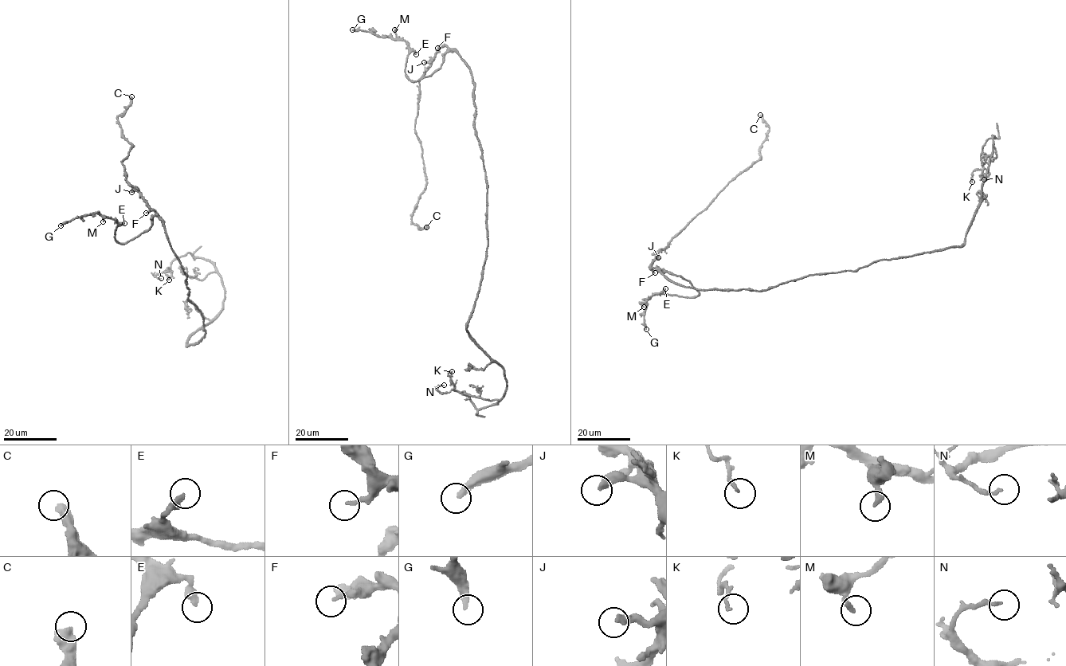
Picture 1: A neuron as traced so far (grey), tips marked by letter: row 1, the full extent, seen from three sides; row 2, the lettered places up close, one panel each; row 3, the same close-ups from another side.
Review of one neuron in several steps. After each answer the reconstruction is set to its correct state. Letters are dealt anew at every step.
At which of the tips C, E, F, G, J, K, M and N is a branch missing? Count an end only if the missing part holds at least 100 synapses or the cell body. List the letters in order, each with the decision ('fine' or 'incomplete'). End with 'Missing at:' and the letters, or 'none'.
C: fine
E: fine
F: fine
G: incomplete
J: fine
K: fine
M: fine
N: fine
Missing at: G

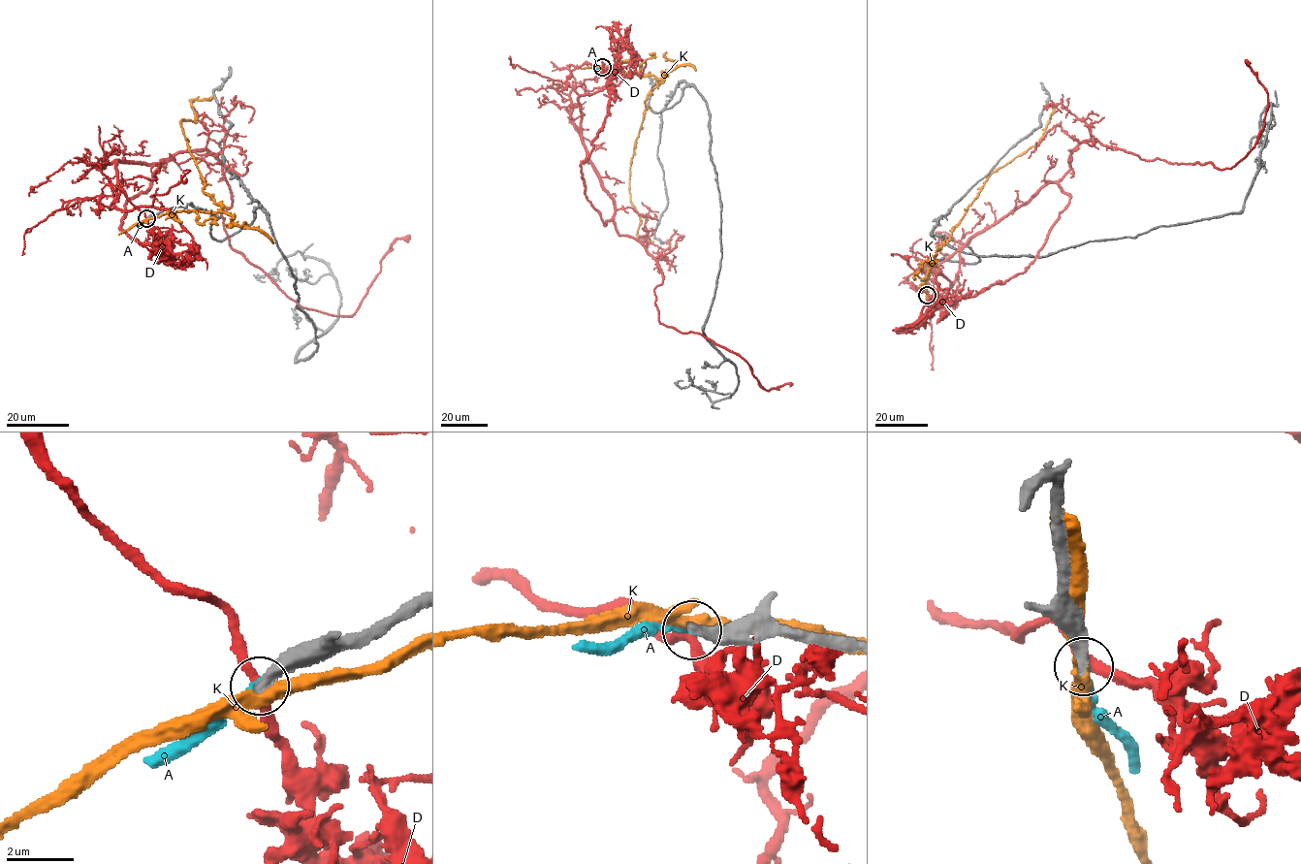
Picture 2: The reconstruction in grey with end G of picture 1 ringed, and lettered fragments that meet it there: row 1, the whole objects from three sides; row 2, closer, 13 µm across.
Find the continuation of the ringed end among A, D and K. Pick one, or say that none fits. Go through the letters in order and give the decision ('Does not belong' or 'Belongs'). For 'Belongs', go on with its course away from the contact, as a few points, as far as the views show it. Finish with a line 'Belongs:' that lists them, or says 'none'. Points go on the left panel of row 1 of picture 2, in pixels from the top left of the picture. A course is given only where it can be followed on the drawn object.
A: Belongs
D: Does not belong
K: Does not belong
Belongs: A

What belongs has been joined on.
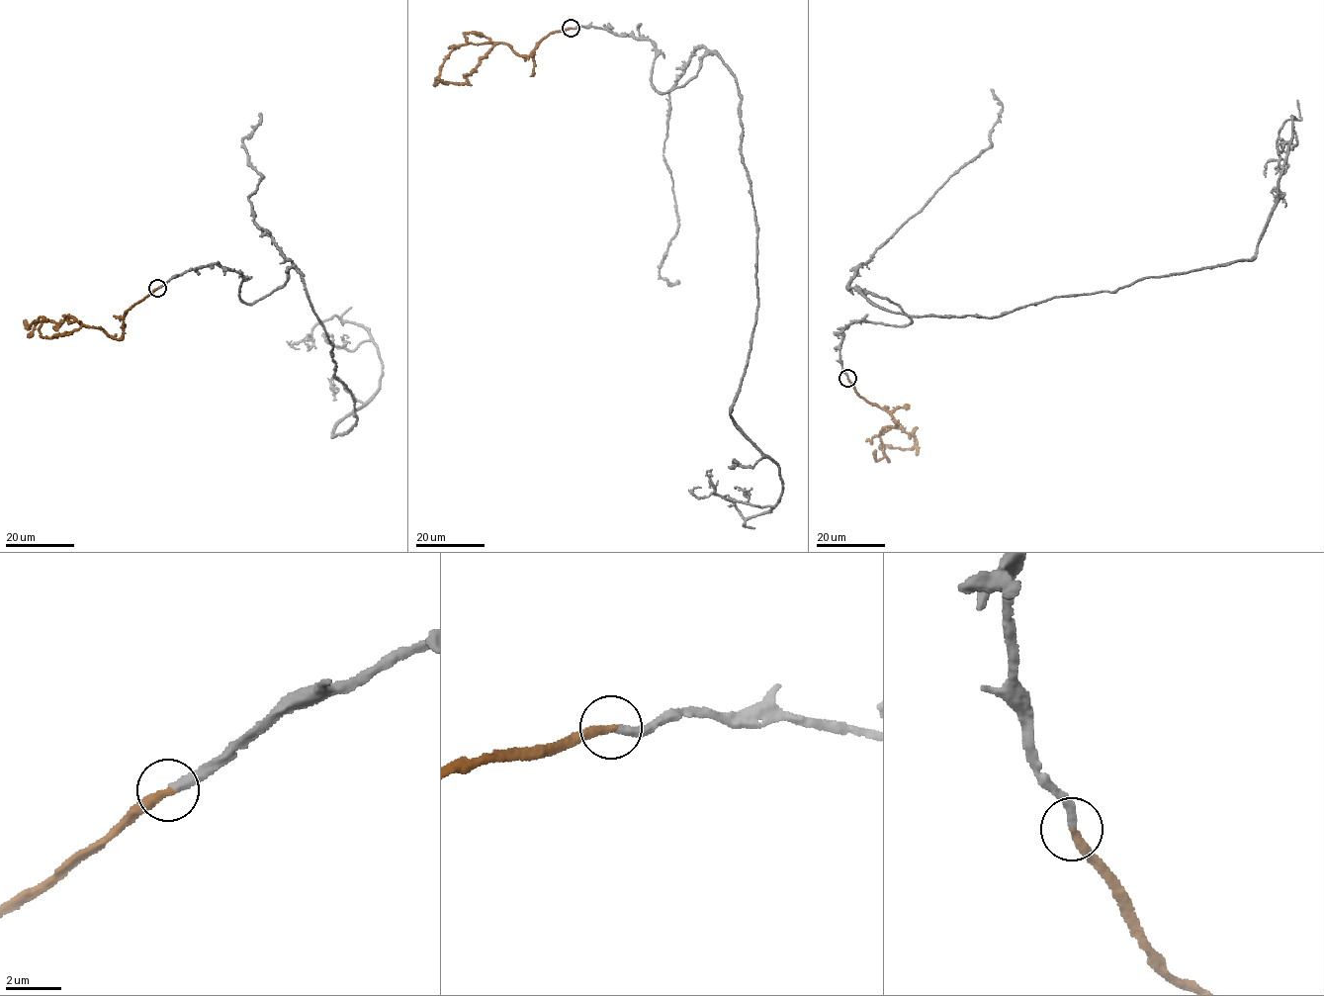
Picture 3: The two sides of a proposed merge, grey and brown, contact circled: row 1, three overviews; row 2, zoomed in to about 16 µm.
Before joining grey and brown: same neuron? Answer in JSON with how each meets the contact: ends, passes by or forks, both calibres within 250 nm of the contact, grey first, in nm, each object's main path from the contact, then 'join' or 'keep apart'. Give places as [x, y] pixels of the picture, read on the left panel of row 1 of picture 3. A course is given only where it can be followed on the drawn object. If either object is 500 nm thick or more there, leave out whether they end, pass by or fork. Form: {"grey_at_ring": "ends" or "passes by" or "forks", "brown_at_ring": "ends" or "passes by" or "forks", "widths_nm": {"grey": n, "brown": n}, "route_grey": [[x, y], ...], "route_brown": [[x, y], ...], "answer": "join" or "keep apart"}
{"grey_at_ring": "ends", "brown_at_ring": "ends", "widths_nm": {"grey": 320, "brown": 320}, "route_grey": [[158, 287], [219, 263], [255, 303], [294, 268], [343, 436], [377, 345], [336, 316], [309, 350]], "route_brown": [[158, 288], [127, 311], [118, 339], [84, 325], [43, 336], [43, 318], [31, 328], [25, 319]], "answer": "join"}

